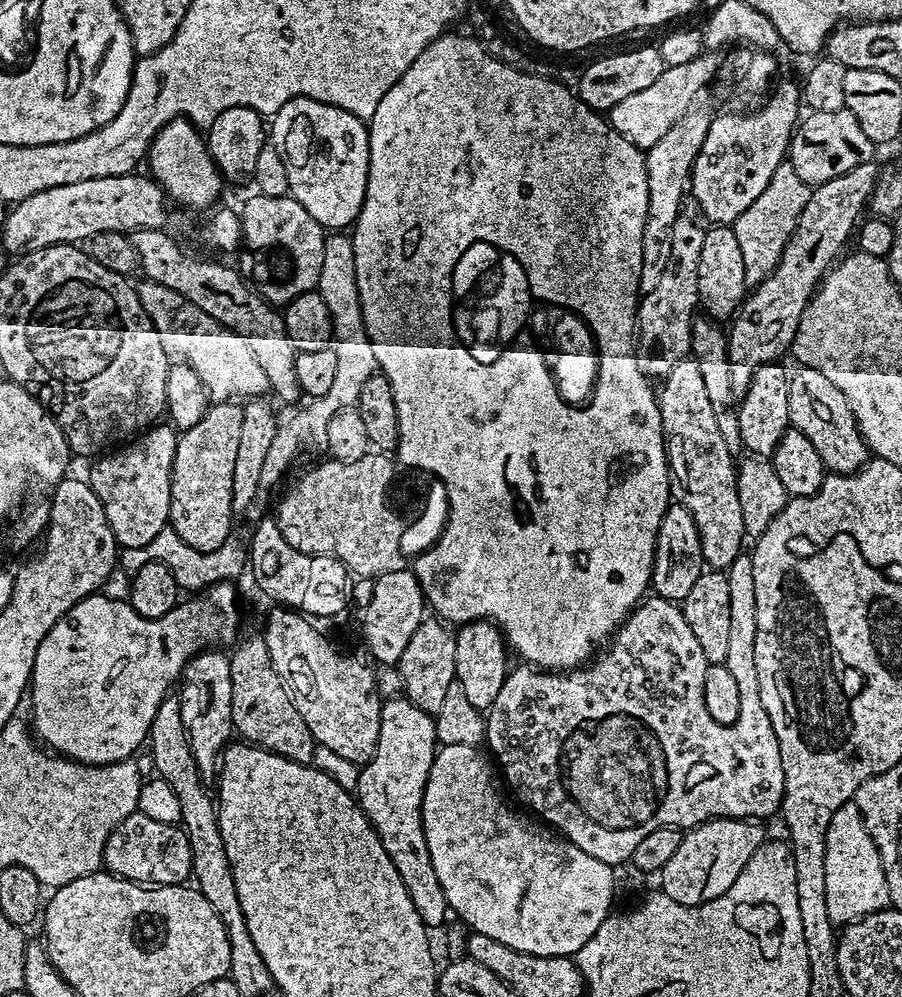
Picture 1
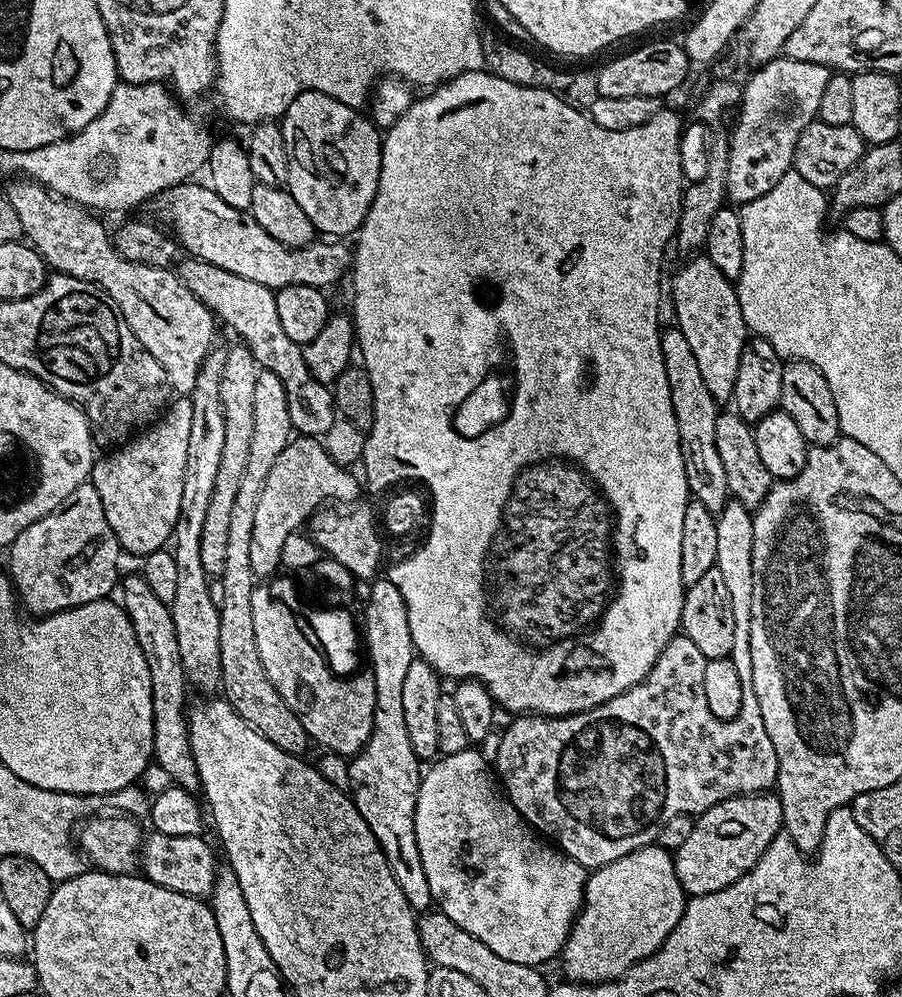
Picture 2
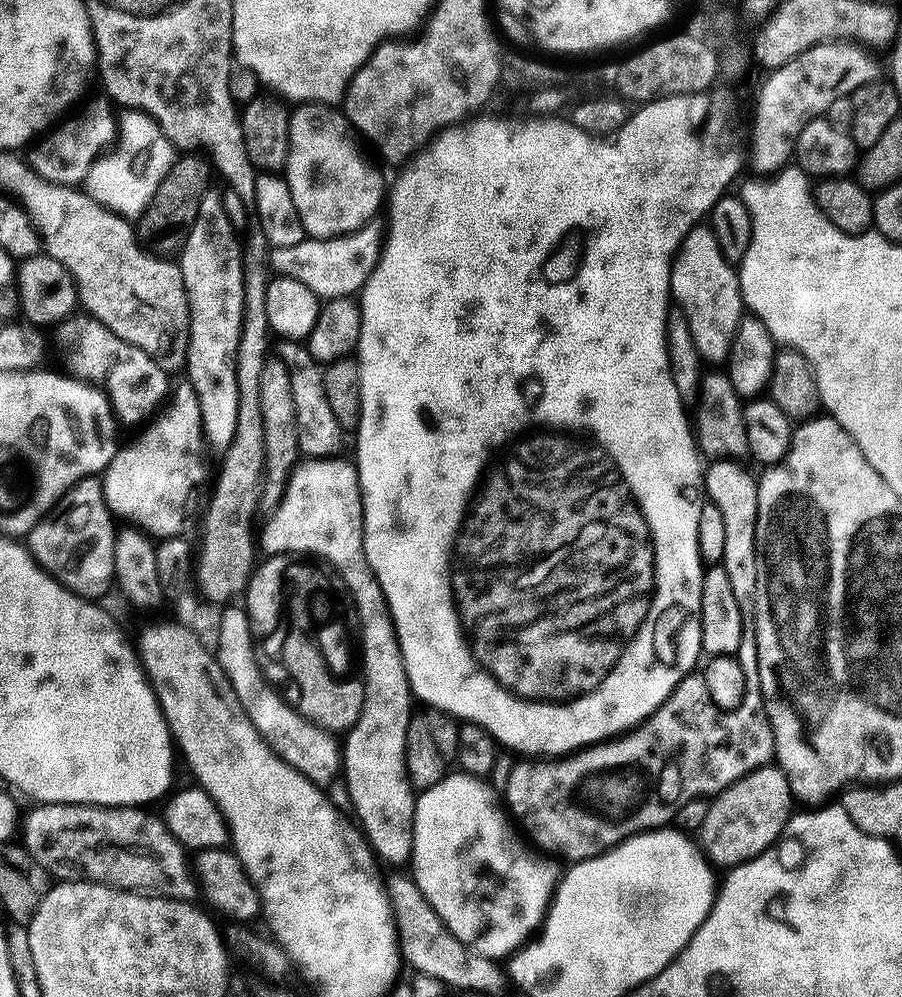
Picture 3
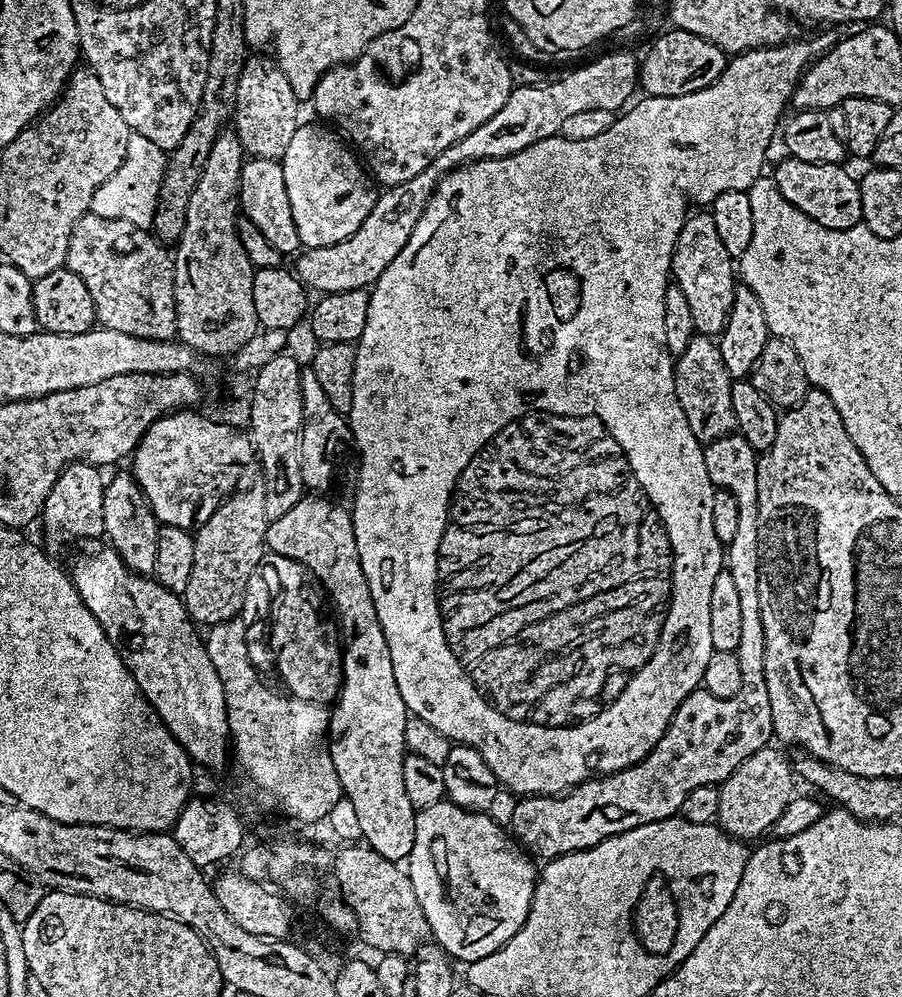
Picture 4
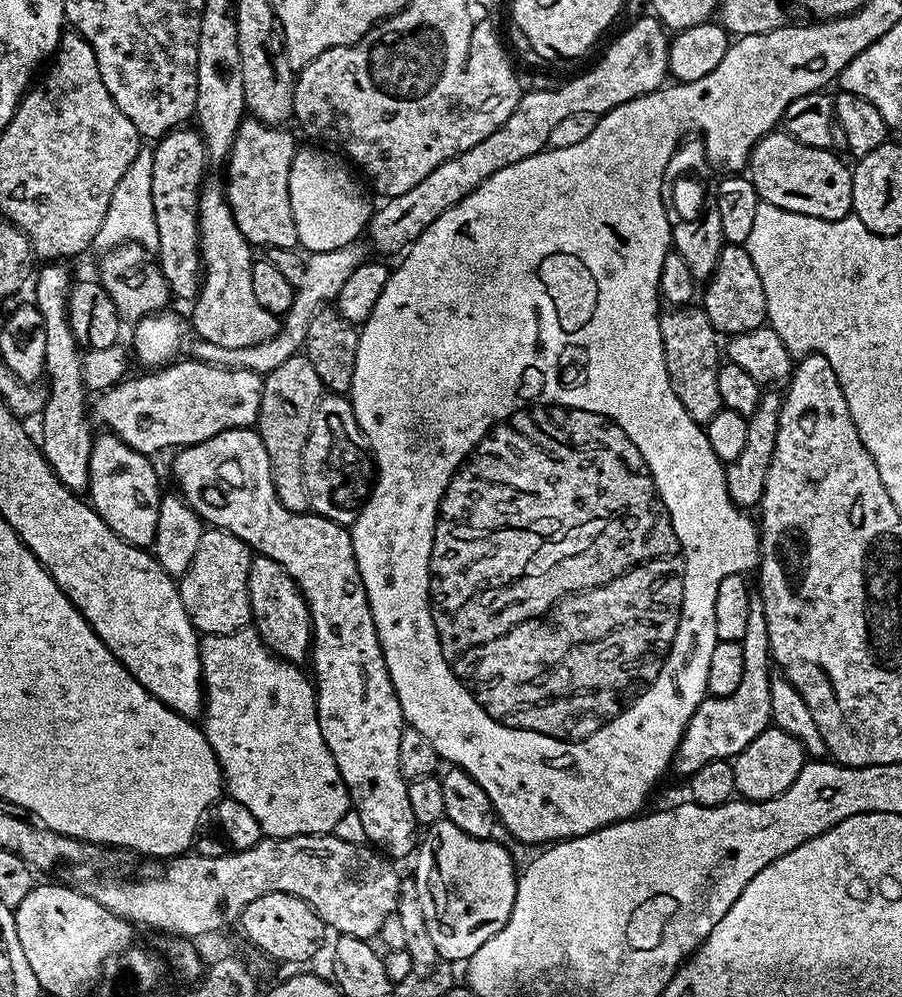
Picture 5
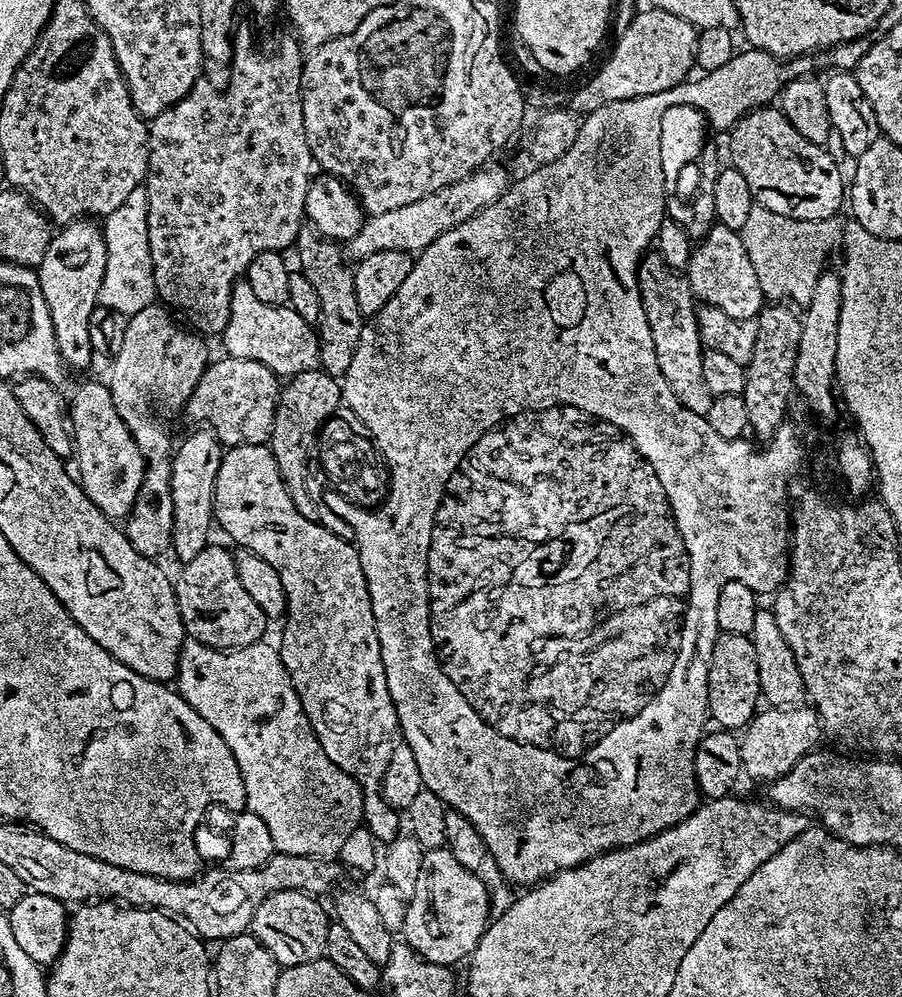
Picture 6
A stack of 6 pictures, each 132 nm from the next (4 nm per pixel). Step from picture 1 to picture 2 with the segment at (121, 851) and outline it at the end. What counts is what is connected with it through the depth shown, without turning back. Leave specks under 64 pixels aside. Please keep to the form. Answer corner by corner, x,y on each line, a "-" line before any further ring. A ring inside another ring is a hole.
152,830
143,837
140,854
139,871
145,880
158,886
166,886
166,890
174,890
178,894
208,898
212,895
214,878
218,867
218,859
212,853
210,845
204,841
203,835
162,834

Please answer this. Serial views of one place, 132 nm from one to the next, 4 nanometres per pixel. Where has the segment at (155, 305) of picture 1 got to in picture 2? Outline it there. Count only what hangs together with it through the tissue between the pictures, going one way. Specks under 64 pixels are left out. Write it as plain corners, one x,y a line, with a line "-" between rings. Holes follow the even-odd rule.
16,178
9,184
12,185
6,189
6,195
10,206
14,206
14,214
18,214
18,222
22,222
27,243
39,252
49,269
90,282
105,292
120,307
122,318
126,326
130,326
134,338
142,342
142,346
158,360
159,365
165,370
171,391
176,394
190,394
196,386
202,362
217,343
218,321
212,311
198,298
194,298
194,294
190,294
184,281
172,268
142,266
122,258
122,254
114,250
109,229
104,229
103,222
95,220
92,217
95,215
84,205
75,204
73,200
63,200
61,196
53,196
47,188
35,184
32,180

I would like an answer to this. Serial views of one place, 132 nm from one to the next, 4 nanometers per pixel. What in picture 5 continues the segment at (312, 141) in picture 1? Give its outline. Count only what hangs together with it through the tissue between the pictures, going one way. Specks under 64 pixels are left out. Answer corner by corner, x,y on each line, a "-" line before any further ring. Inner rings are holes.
320,146
312,147
316,148
301,147
296,151
294,162
290,166
290,210
294,210
294,226
298,226
299,247
308,254
338,250
338,246
357,243
367,229
374,211
374,204
368,201
368,196
364,193
365,185
356,181
357,173
335,151
325,150

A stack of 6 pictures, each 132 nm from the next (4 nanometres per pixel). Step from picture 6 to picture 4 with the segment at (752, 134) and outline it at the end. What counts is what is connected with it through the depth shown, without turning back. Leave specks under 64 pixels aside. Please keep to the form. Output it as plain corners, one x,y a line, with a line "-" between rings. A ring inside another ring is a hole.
784,158
776,172
774,171
774,179
786,202
802,210
802,214
827,228
846,230
857,227
864,219
860,181
855,175
852,177
846,169
844,164
811,164

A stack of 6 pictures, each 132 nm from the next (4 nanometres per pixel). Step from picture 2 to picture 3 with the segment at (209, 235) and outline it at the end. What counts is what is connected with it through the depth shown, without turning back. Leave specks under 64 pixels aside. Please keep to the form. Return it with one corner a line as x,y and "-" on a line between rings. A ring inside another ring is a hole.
369,222
355,232
345,236
331,236
325,240
305,238
298,246
282,246
269,251
268,260
272,263
276,276
289,276
302,286
310,286
314,294
324,300
333,300
339,296
355,297
368,281
380,257
382,247
382,228
376,222

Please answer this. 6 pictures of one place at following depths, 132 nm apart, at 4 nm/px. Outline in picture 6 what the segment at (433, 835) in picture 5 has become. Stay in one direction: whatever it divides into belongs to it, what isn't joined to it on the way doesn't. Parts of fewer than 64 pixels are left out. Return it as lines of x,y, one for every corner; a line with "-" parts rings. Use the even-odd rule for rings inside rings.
447,846
427,849
418,874
418,886
408,900
403,939
422,958
435,964
456,966
459,960
467,961
478,946
484,929
490,923
488,916
490,893
487,885
466,870

